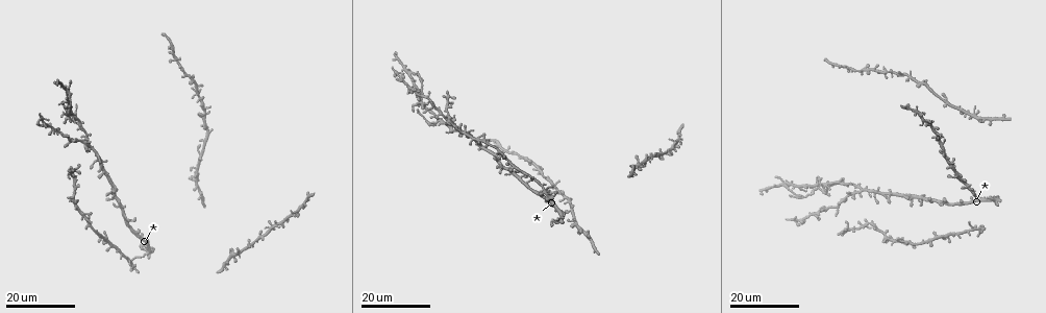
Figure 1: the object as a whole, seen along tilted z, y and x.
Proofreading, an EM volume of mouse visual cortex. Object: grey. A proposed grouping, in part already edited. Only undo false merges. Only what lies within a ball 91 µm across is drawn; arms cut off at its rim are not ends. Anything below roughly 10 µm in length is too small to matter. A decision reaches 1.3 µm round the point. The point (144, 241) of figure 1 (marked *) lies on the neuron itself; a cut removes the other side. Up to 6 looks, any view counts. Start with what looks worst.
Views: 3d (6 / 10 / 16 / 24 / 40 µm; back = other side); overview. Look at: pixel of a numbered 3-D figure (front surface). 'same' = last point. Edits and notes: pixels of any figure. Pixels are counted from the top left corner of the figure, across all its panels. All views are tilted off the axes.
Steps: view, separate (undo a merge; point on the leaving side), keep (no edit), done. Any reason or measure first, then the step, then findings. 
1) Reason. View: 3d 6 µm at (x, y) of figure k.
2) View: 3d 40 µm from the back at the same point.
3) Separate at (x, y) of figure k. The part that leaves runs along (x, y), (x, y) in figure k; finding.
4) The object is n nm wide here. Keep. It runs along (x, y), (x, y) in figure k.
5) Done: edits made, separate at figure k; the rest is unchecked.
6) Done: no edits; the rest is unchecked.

Looks like a crossing. View: 3d 24 µm at (80, 125) of figure 1.

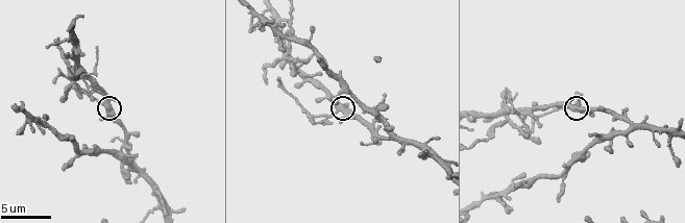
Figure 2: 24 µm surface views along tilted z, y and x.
Zoom in. View: 3d 6 µm at (104, 106) of figure 2.

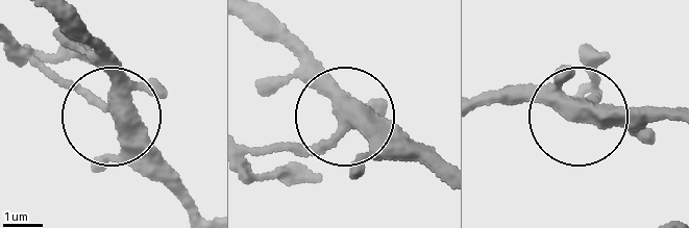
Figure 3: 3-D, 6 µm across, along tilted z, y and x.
4 arms meet here. Keep. One neuron here.

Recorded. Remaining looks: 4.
Arms part here. View: 3d 6 µm at (667, 134) of figure 2.

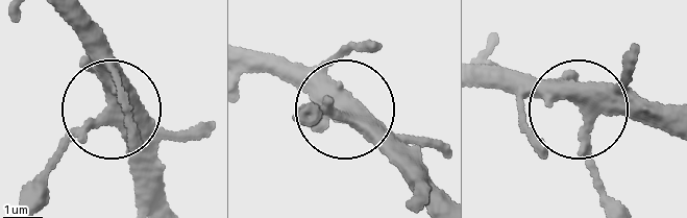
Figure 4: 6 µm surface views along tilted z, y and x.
The object is 380 nm wide here. Keep. It runs along (677, 120), (566, 103), (484, 68) in figure 4; one neuron here.

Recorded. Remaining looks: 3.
Two arms in line, one across. View: 3d 6 µm at (390, 139) of figure 2.

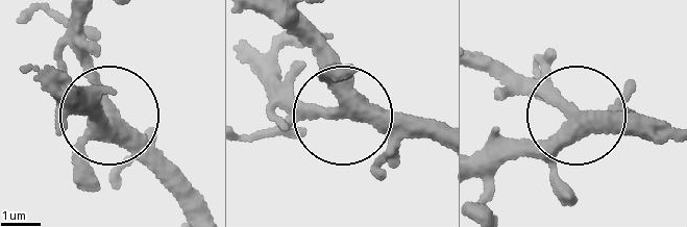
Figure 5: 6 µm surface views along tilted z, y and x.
The object is 330 nm wide here. Keep. Continuous, no second neuron.

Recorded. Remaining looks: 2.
Done: no edits; the rest is unchecked.

